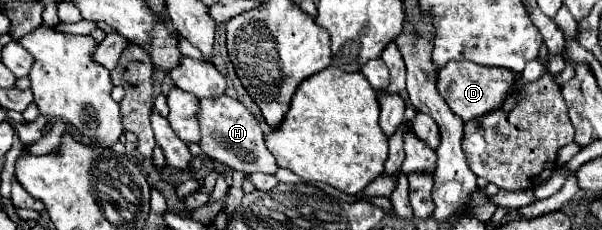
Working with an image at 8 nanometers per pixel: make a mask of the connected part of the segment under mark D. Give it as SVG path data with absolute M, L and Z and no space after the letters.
M453 61L437 71L437 89L441 97L447 101L447 105L451 107L451 111L459 115L463 121L469 121L475 119L477 115L485 115L491 109L499 107L503 99L509 95L509 91L513 89L515 77L517 75L505 71L503 67L499 69L499 67L485 67L469 61Z

